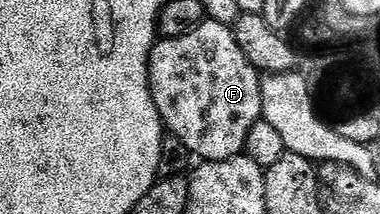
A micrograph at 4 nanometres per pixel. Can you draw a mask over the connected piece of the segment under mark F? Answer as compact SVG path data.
M212 19L184 38L155 43L150 55L150 89L165 131L180 138L191 157L202 162L243 155L248 130L262 119L262 76L248 62L233 31Z

